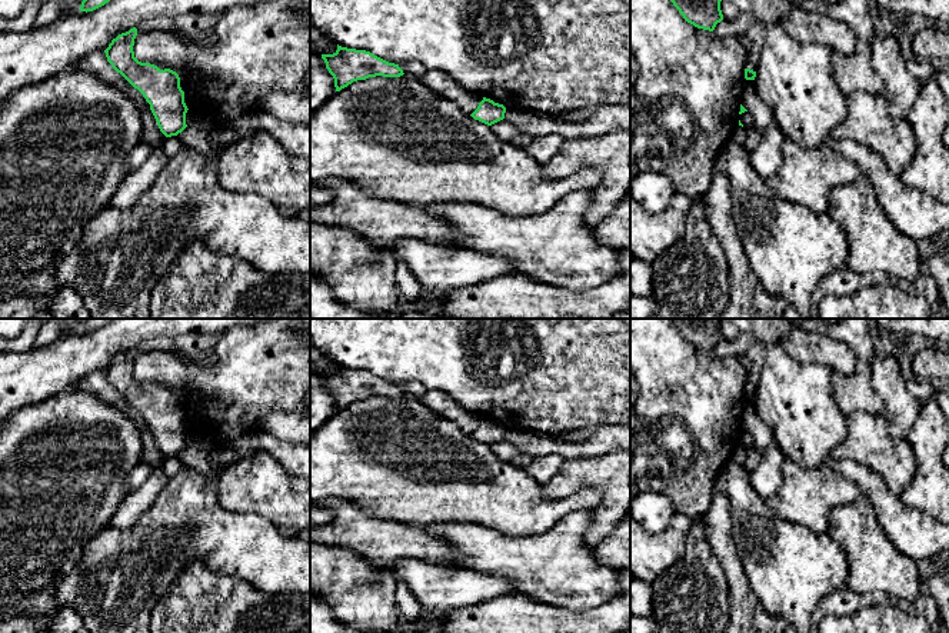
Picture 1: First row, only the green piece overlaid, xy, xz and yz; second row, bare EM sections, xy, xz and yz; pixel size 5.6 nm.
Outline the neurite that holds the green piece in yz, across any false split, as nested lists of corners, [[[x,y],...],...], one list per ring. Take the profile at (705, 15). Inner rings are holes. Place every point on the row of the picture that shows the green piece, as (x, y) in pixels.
[[[670,0],[683,19],[697,29],[713,31],[723,20],[722,0]]]

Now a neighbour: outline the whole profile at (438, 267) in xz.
[[[406,239],[386,247],[396,263],[403,261],[409,267],[423,290],[436,296],[516,273],[509,259],[453,244]]]

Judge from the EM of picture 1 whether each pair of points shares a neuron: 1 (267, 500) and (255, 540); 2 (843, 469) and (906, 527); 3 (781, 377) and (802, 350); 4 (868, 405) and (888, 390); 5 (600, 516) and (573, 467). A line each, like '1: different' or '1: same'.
1: different
2: same
3: different
4: different
5: same

